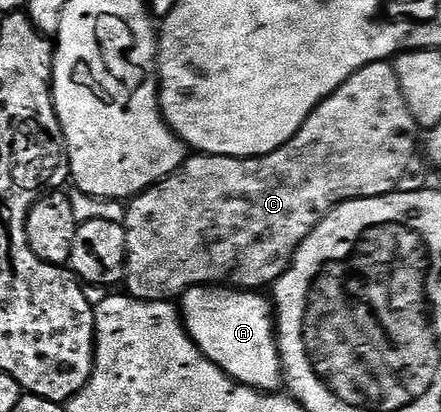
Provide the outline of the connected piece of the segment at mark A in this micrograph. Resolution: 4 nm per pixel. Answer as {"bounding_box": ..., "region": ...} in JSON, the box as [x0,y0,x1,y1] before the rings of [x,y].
{"bounding_box":[181,284,285,392],"region":[[[226,284],[194,286],[181,296],[181,317],[200,351],[227,376],[253,390],[275,392],[285,382],[283,361],[279,355],[275,312],[272,303],[263,296]]]}

